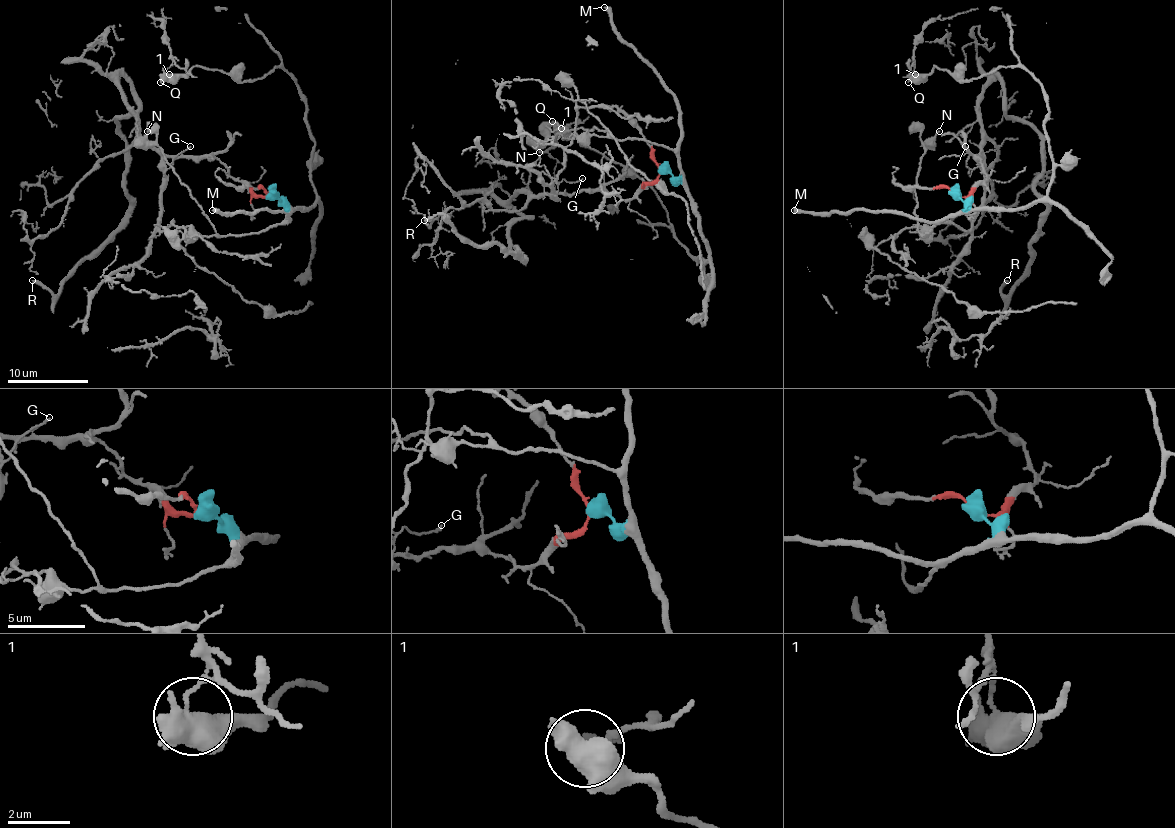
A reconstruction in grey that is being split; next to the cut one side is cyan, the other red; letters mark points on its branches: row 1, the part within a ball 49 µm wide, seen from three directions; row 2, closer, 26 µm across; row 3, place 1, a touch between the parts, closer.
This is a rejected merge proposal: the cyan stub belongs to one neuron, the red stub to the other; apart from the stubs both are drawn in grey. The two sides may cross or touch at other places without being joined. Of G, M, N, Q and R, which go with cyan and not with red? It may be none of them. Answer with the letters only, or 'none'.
M, N, Q

